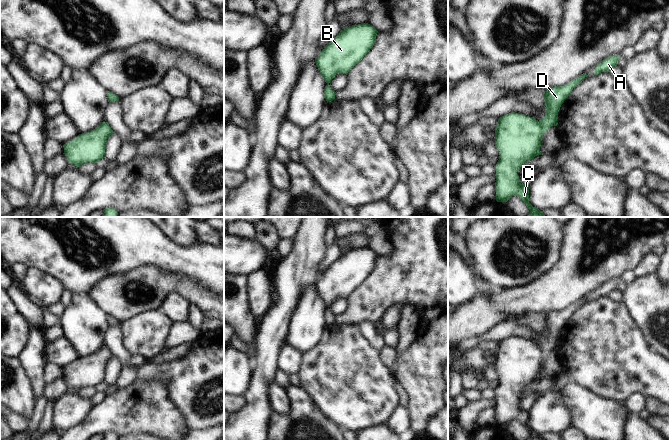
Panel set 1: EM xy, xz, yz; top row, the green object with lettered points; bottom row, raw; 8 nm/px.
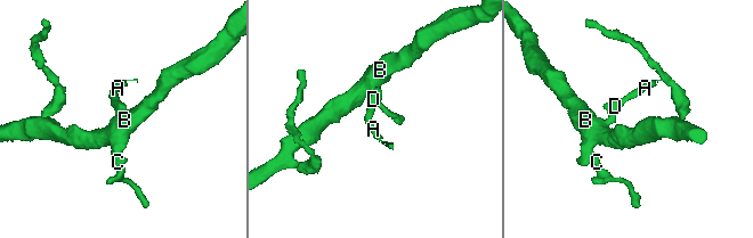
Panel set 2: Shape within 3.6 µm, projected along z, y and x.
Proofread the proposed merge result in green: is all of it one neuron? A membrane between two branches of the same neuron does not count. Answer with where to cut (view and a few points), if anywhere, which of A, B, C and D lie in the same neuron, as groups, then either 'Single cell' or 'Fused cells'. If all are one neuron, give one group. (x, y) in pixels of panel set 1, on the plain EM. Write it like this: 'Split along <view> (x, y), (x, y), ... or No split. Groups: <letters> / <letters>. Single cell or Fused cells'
Split along yz (538, 345), (539, 349), (545, 354). Groups: A D / B C. Fused cells.

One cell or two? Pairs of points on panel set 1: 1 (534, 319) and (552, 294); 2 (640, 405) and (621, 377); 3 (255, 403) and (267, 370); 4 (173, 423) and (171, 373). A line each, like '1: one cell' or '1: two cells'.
1: two cells
2: two cells
3: one cell
4: two cells

